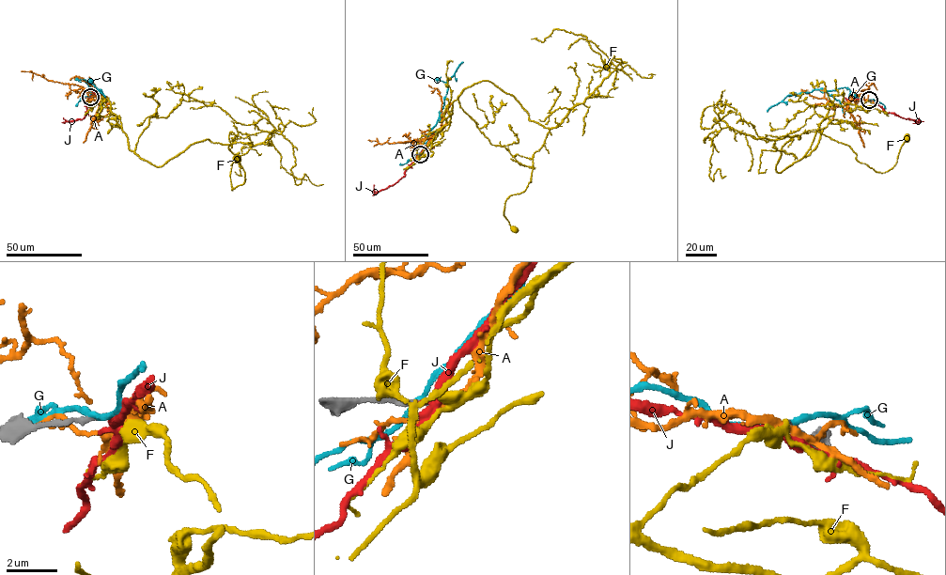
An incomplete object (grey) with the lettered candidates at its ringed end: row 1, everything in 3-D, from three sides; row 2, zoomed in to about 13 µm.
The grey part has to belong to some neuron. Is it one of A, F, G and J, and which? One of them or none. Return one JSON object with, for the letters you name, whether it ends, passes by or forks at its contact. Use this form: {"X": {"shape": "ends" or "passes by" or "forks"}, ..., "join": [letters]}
{"F": {"shape": "passes by"}, "join": ["F"]}

